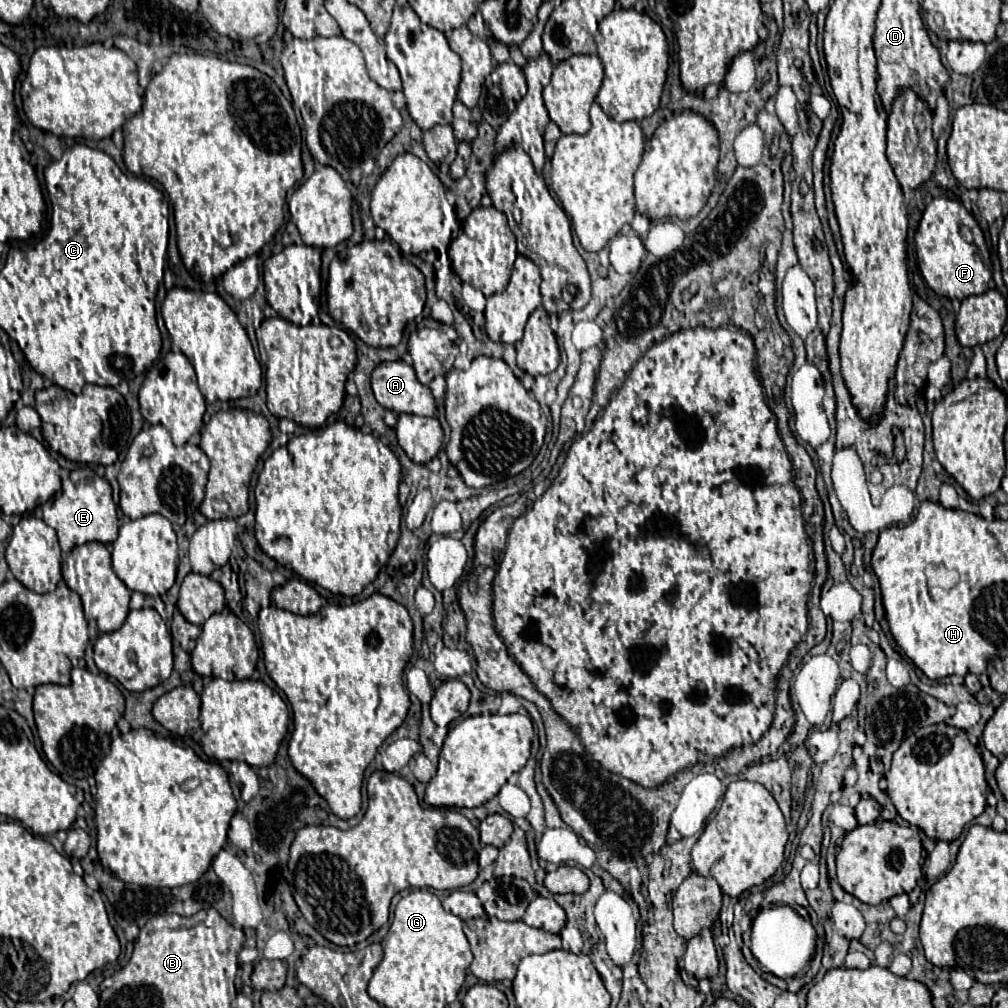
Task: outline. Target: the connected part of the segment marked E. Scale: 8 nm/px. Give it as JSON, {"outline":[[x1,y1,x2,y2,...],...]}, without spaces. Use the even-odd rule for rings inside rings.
{"outline":[[82,466,78,470,72,470,68,478,62,482,62,490,42,504,44,522,56,530,62,556,66,558,74,546,86,544,86,542,114,542,118,536,118,514,116,504,112,500,112,488,110,484,100,478,94,470,88,466]]}

